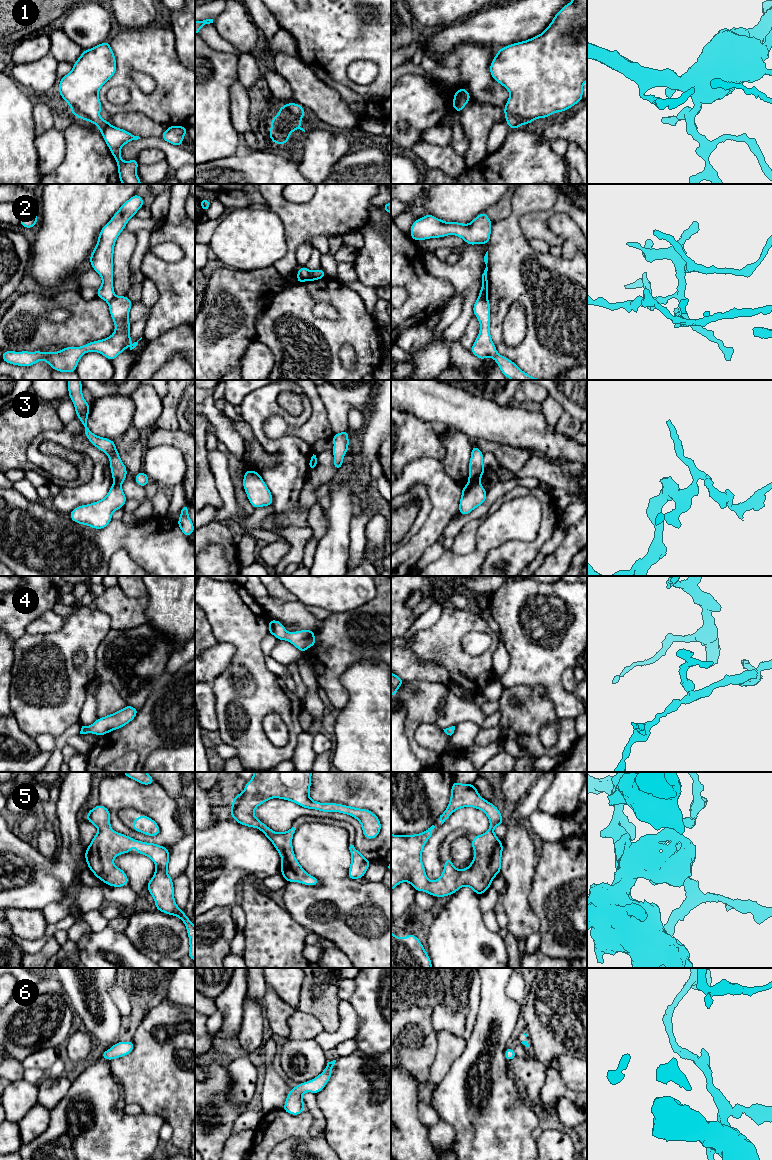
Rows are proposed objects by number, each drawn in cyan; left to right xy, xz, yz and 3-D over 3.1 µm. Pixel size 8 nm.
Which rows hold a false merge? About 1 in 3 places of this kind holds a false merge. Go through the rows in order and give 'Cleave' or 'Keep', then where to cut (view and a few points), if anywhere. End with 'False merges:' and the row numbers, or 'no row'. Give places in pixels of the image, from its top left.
1: Keep. No split
2: Cleave. Split along xz (310, 271), (307, 279)
3: Cleave. Split along yz (478, 482), (468, 484)
4: Keep. No split
5: Keep. No split
6: Keep. No split
False merges: 2, 3

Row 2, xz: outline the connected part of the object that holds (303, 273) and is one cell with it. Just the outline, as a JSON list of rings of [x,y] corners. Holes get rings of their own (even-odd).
[[[303,266],[297,272],[297,283],[303,283],[307,281],[309,275],[310,275],[310,270],[308,270],[305,266]]]

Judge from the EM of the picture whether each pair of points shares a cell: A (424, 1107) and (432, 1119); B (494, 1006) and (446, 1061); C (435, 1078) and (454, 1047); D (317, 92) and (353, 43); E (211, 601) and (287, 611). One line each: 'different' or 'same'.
A: same
B: different
C: same
D: different
E: different

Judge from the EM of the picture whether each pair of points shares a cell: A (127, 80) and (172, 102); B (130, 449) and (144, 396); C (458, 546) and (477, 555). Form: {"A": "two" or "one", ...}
{"A": "one", "B": "two", "C": "two"}

